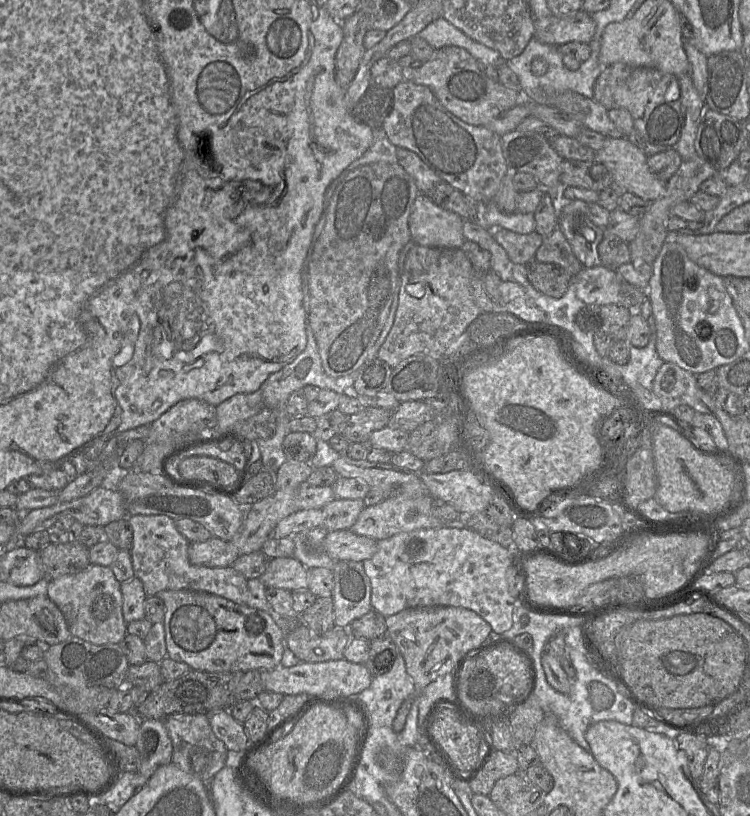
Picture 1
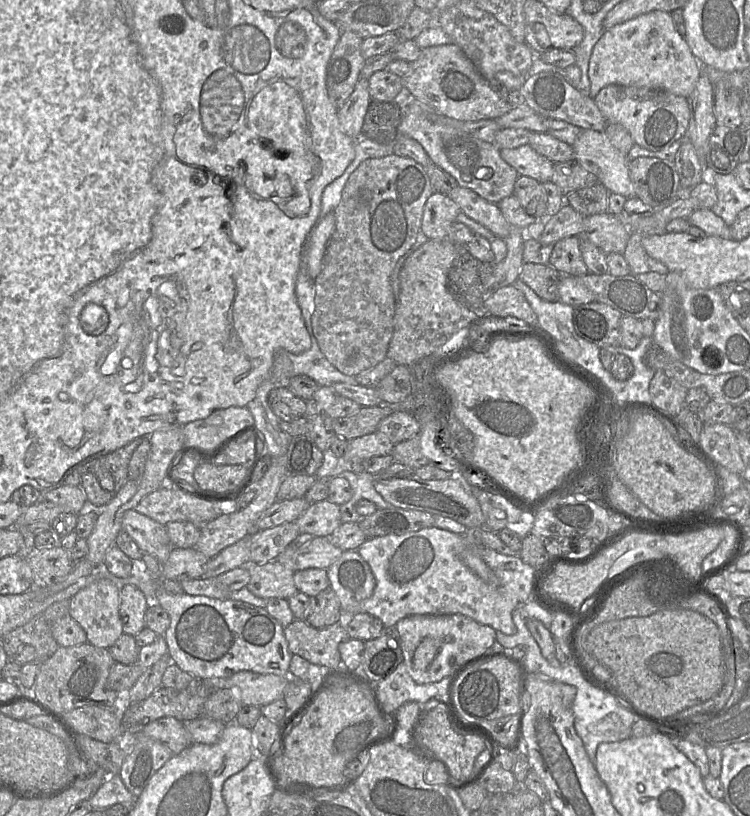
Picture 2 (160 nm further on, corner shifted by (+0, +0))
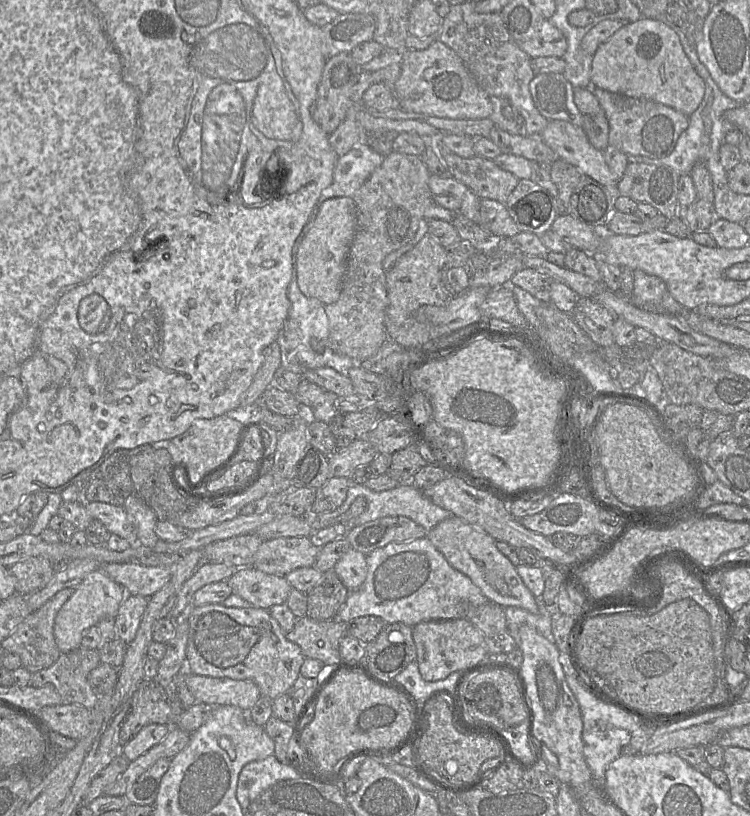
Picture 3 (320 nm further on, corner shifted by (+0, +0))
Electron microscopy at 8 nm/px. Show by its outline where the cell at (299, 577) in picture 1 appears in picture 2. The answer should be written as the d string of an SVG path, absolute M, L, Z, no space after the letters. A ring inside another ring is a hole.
M277 560L258 565L249 565L250 581L248 590L255 596L268 600L282 598L288 600L298 590L294 582L294 572Z

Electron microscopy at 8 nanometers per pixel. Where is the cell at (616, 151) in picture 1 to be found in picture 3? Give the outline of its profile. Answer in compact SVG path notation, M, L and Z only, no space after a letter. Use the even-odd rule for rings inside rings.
M561 120L549 121L539 138L551 148L560 160L576 167L589 177L616 191L618 180L610 171L603 151L593 147L582 127Z

